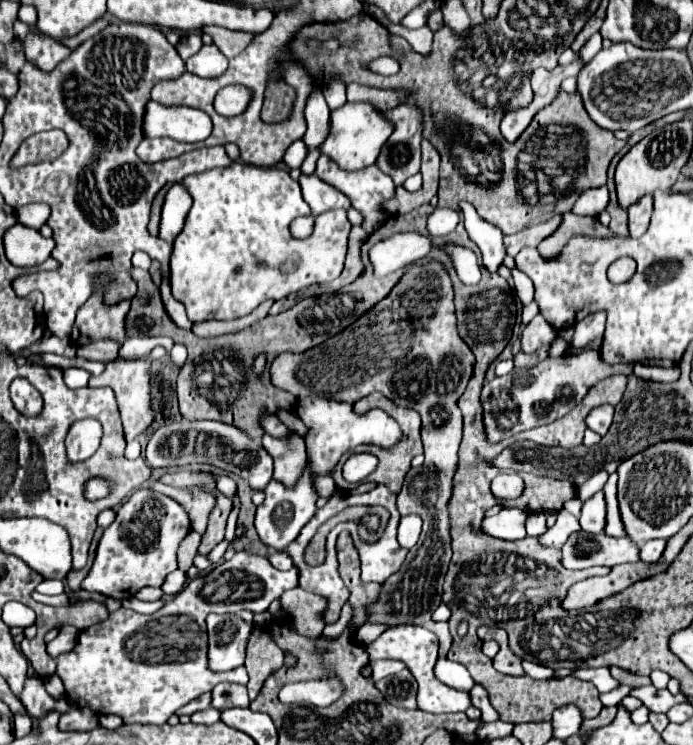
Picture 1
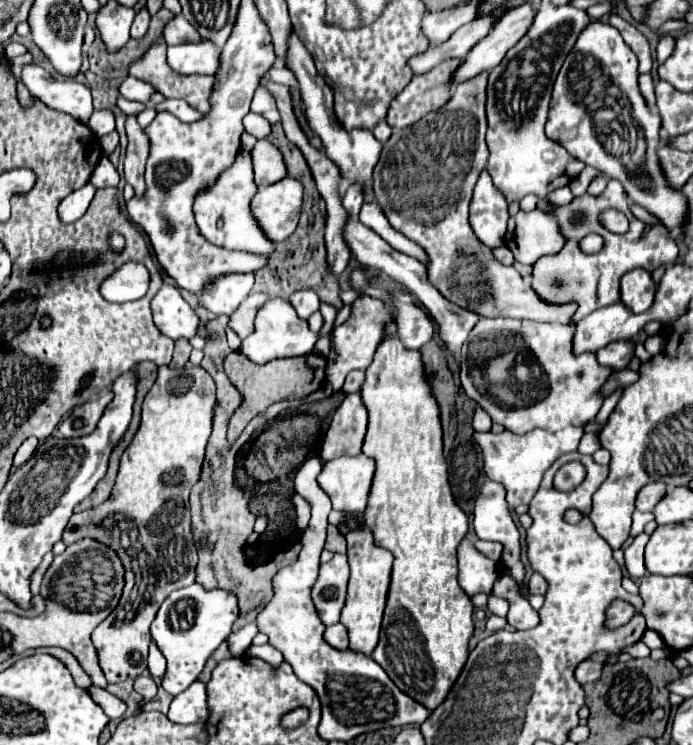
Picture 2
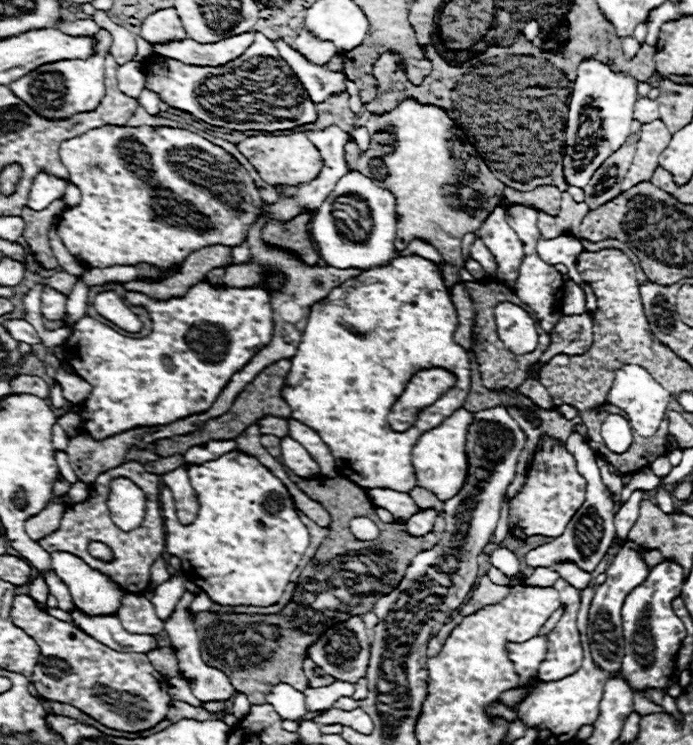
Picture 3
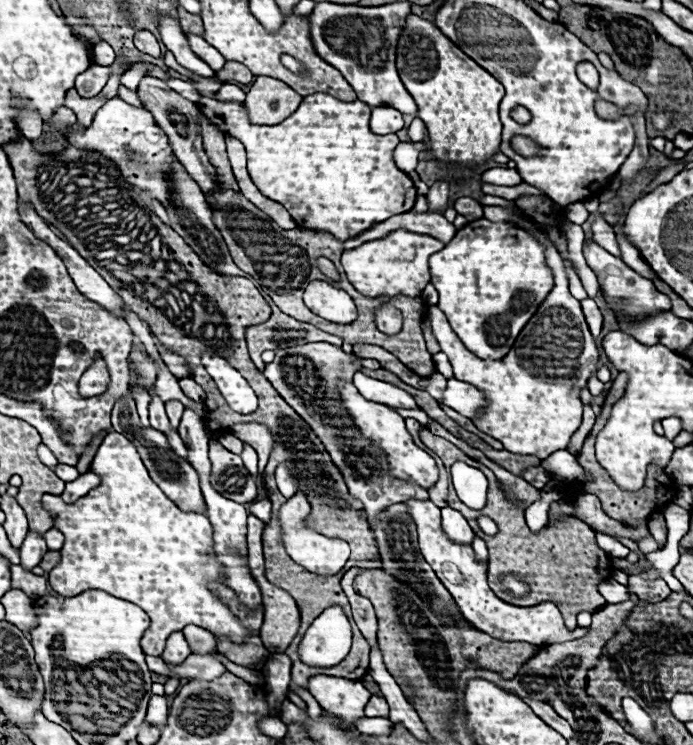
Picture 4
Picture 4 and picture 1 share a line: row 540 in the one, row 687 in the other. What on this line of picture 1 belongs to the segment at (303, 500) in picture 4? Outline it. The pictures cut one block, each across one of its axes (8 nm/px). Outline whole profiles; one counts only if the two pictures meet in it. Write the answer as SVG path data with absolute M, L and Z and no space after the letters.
M326 676L320 680L292 682L280 690L280 700L284 704L303 704L307 707L326 707L342 698L342 682L336 676Z

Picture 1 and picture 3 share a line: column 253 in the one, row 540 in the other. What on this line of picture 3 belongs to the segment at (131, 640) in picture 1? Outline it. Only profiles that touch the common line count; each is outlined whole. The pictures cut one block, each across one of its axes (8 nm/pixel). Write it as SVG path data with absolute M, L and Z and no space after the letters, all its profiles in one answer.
M572 434L572 438L568 440L568 450L572 452L576 466L580 470L580 474L584 474L586 478L586 500L580 506L580 510L572 516L572 520L568 522L564 534L560 534L558 538L554 538L550 544L538 546L534 550L530 550L526 554L526 562L534 568L538 566L554 566L560 562L574 562L578 564L582 570L592 572L594 568L594 560L602 560L602 556L608 552L614 536L616 536L616 526L614 526L614 498L608 492L608 488L604 486L602 478L600 478L600 468L596 464L594 452L592 448L582 440L580 434Z

